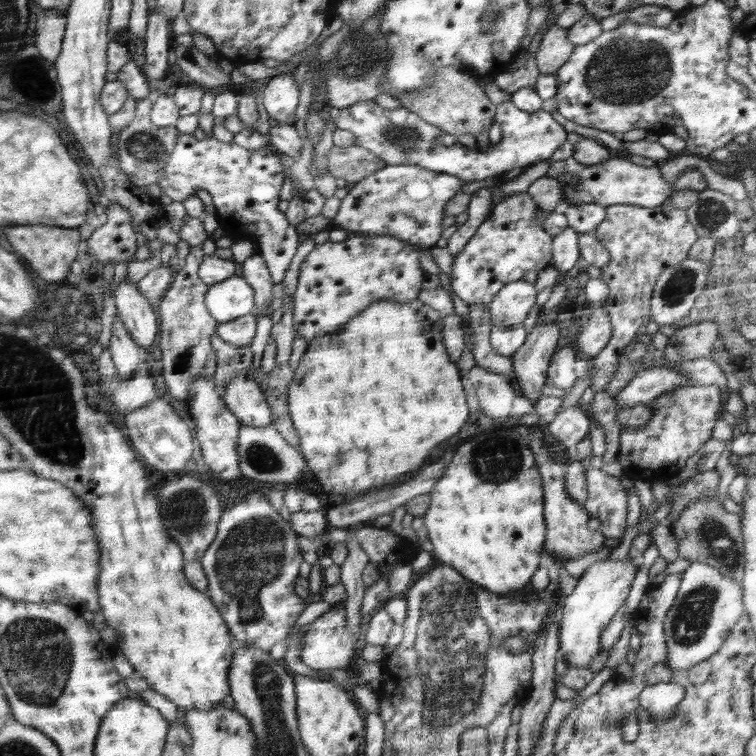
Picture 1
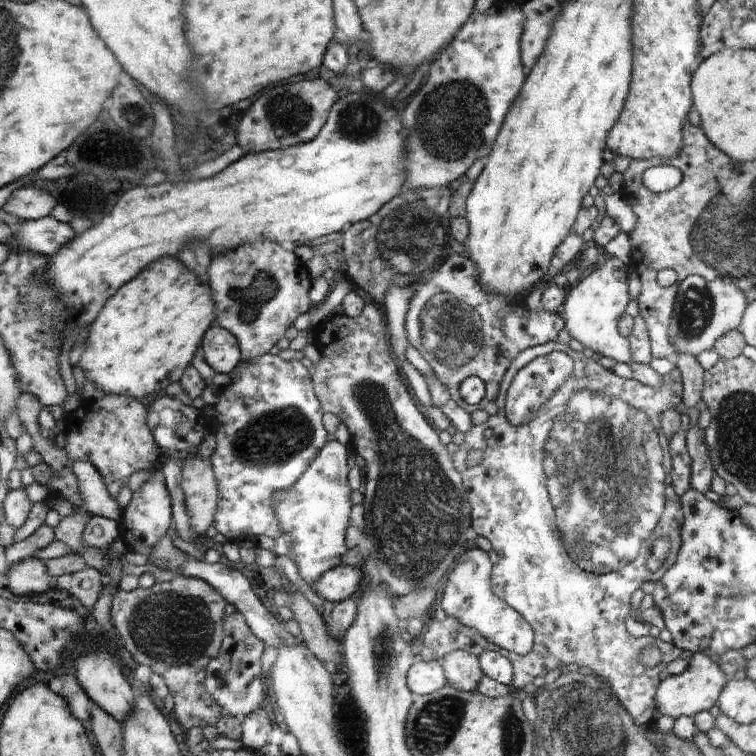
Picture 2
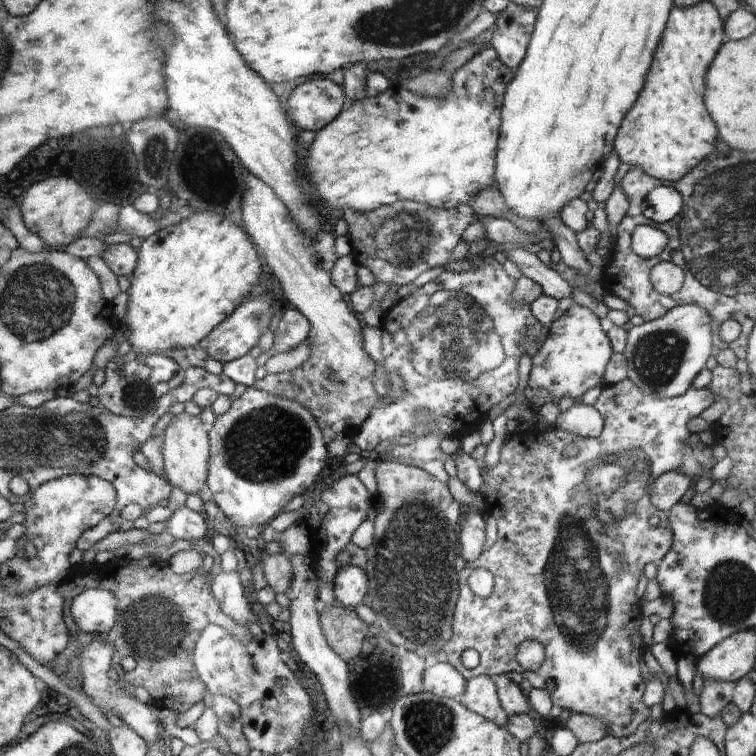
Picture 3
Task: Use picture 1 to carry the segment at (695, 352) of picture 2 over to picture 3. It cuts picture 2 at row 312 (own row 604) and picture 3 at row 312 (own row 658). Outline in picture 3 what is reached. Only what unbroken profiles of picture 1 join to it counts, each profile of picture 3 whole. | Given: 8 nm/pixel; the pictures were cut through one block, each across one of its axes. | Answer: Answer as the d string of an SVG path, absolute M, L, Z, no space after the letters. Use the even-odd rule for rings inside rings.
M678 305L656 320L630 328L627 331L627 343L623 352L627 360L627 378L646 394L670 398L684 395L704 370L708 357L716 352L712 345L713 330L710 328L710 322L710 312L706 312L701 306Z

